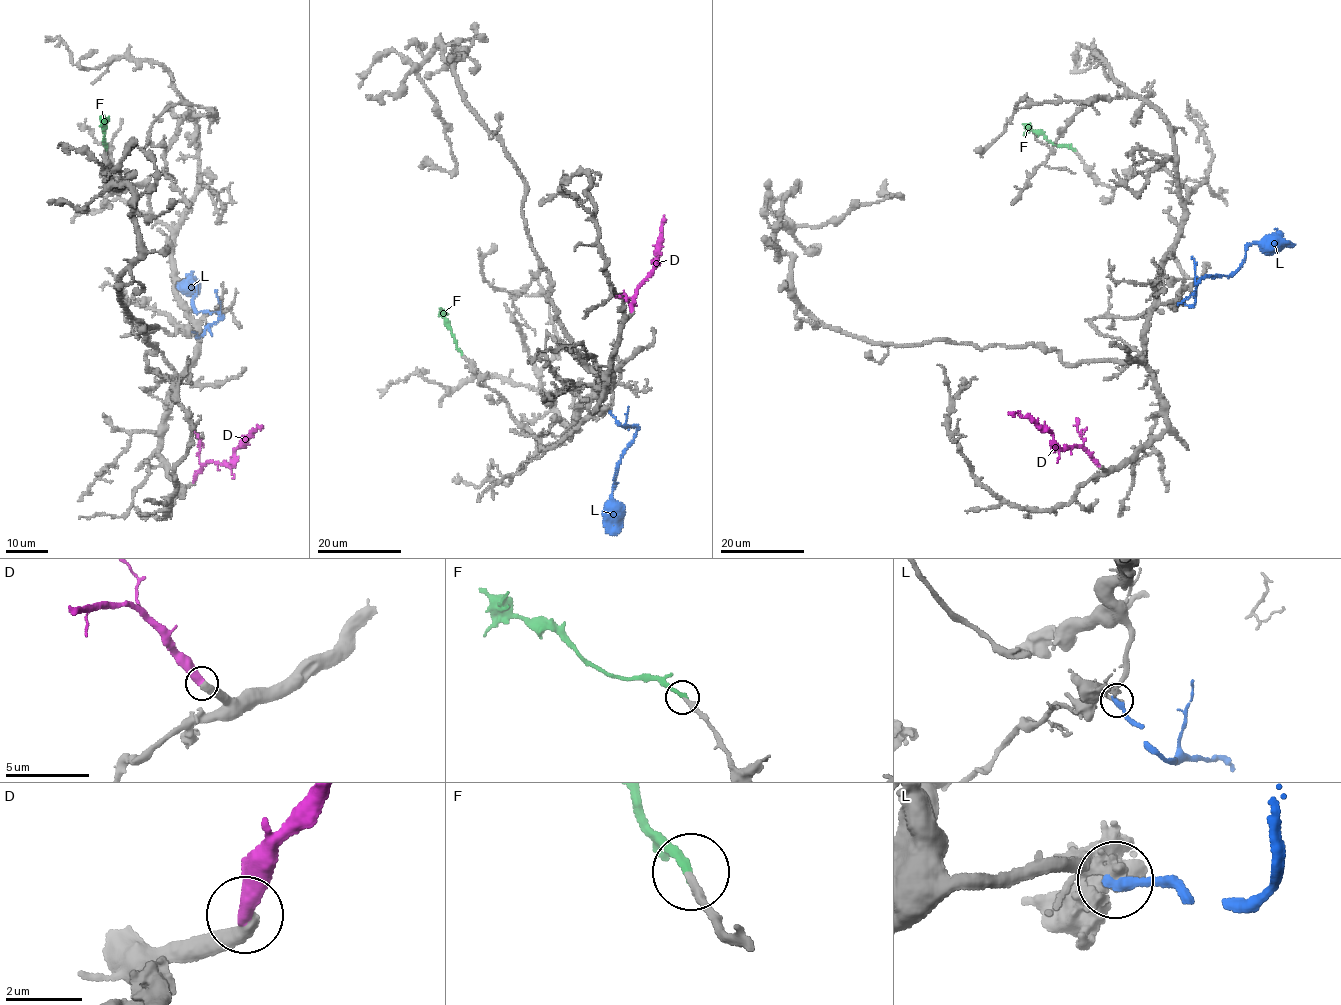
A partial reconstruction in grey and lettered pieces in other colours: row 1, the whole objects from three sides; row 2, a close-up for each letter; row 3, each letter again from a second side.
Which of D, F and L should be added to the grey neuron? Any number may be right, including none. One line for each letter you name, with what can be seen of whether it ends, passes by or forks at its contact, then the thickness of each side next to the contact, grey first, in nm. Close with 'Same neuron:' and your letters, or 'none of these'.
D: it ends there; 400 nm thick on the grey side, 480 nm on the other
F: it ends there; 200 nm thick on the grey side, 240 nm on the other
Same neuron: D, F

